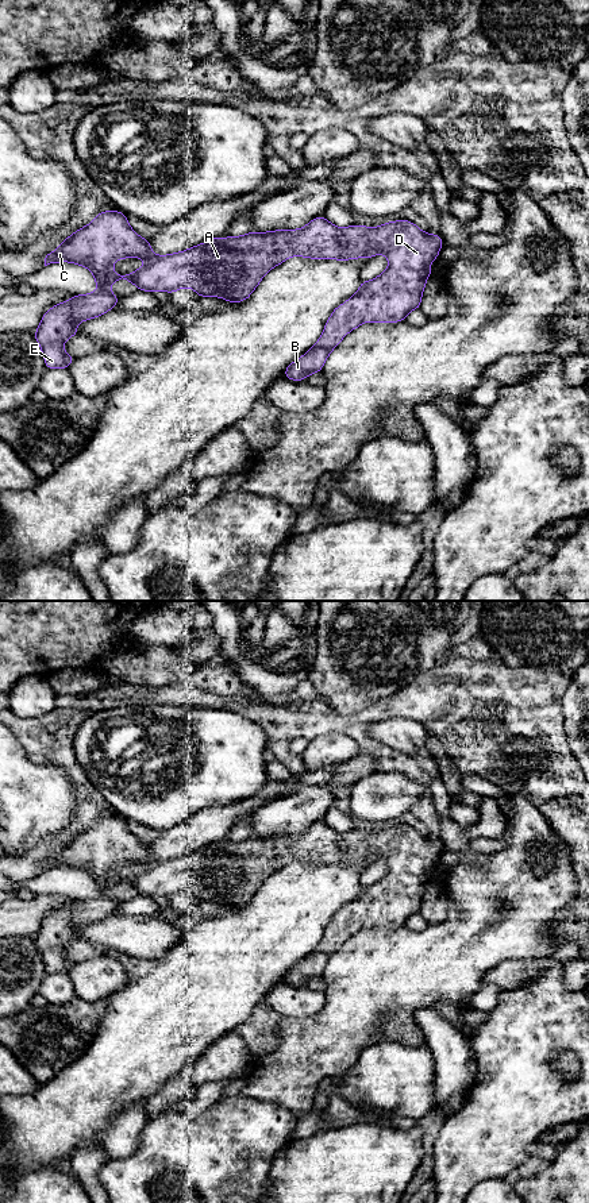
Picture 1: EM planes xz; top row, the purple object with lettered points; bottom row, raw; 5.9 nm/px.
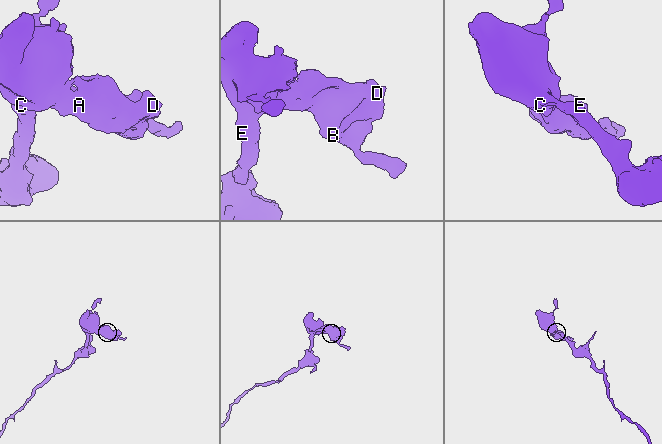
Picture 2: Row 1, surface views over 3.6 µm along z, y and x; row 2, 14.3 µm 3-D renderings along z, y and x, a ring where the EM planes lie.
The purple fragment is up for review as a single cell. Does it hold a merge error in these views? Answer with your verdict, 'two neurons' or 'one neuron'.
one neuron

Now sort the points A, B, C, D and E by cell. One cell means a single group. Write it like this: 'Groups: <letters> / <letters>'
Groups: A B C D E

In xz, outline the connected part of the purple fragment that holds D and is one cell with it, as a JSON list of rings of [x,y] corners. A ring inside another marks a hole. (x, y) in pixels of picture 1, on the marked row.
[[[119,209],[103,211],[92,223],[74,231],[45,258],[45,266],[70,262],[88,267],[99,289],[88,294],[76,294],[46,311],[34,339],[42,350],[46,369],[69,369],[76,356],[62,350],[63,343],[80,333],[78,321],[96,319],[115,308],[120,298],[109,292],[109,286],[119,279],[132,282],[139,290],[150,293],[162,290],[172,294],[182,288],[192,288],[199,297],[220,297],[232,304],[247,300],[266,273],[290,257],[349,261],[361,257],[372,259],[377,254],[384,254],[389,261],[388,269],[374,279],[362,281],[357,293],[332,311],[319,340],[285,369],[284,378],[304,381],[309,374],[322,371],[332,350],[357,327],[366,321],[393,324],[405,321],[411,311],[420,309],[427,278],[435,273],[428,266],[438,259],[442,244],[443,238],[439,234],[423,232],[409,220],[388,221],[380,227],[353,224],[339,228],[324,216],[319,216],[299,230],[251,231],[242,236],[216,236],[180,252],[154,255],[150,240],[143,239],[130,227],[124,213]],[[123,258],[143,258],[146,265],[130,274],[113,273],[112,265]]]

